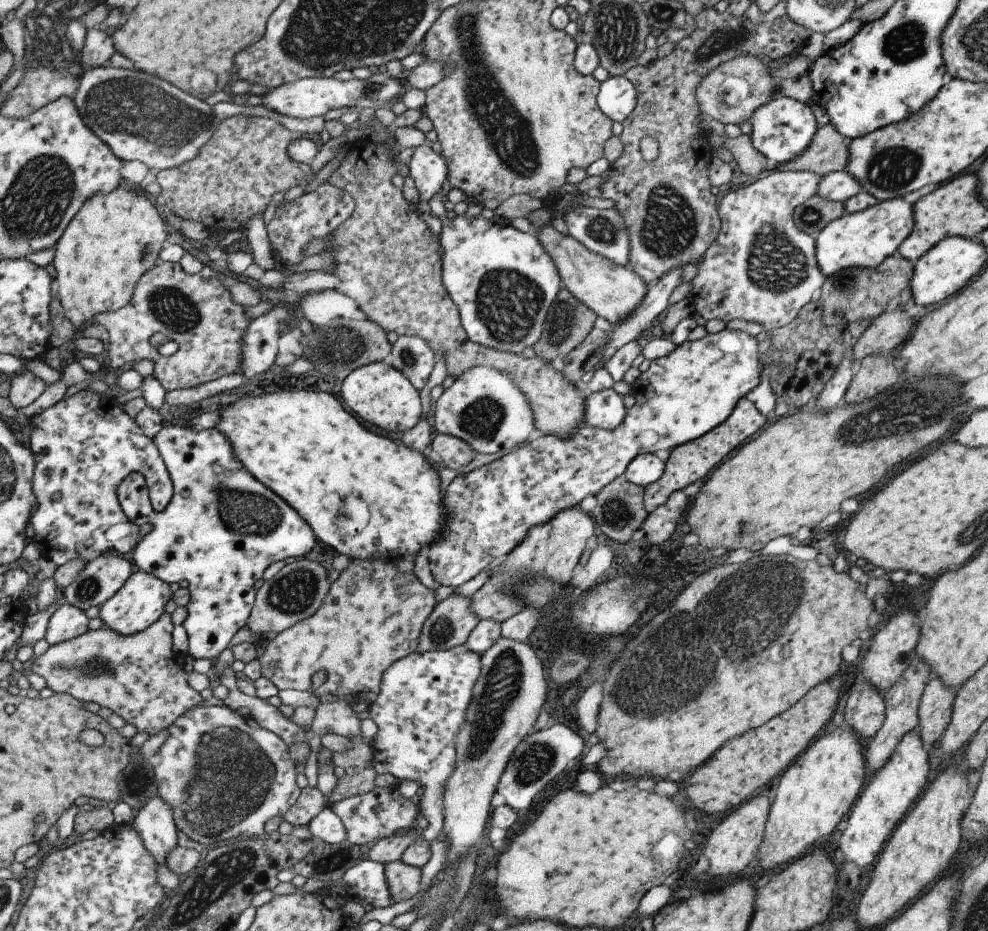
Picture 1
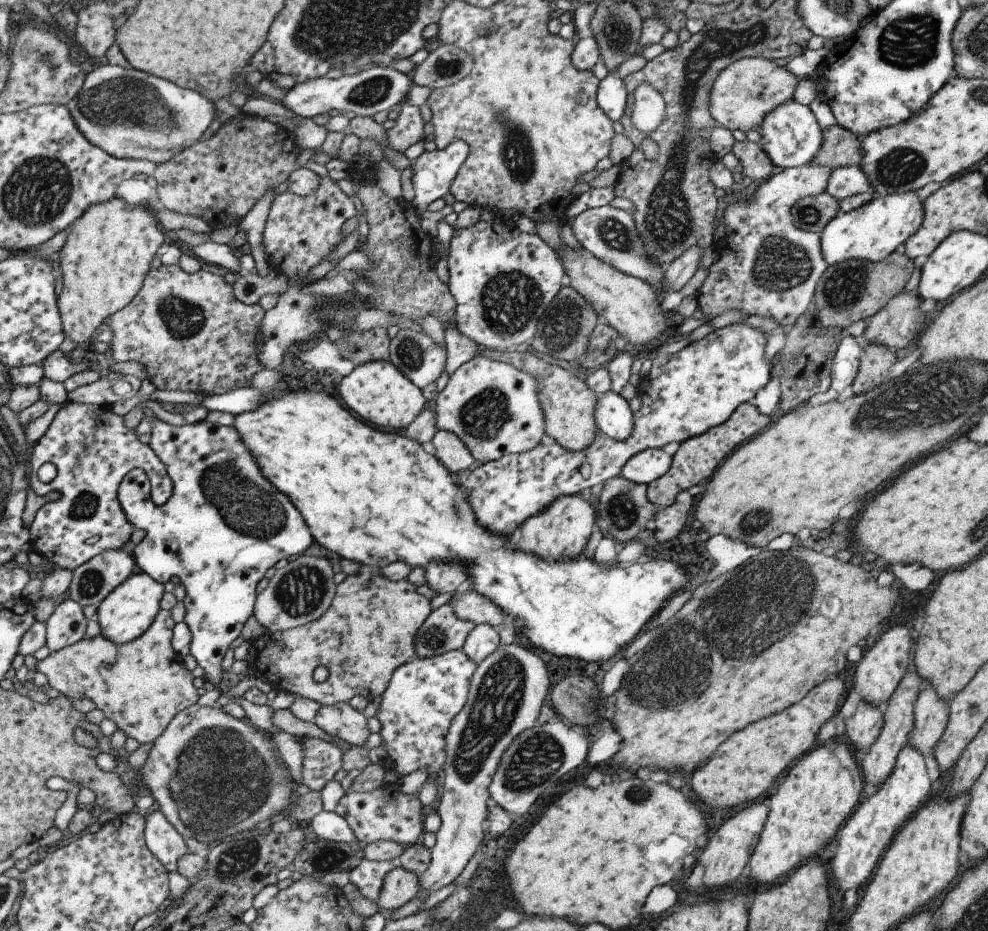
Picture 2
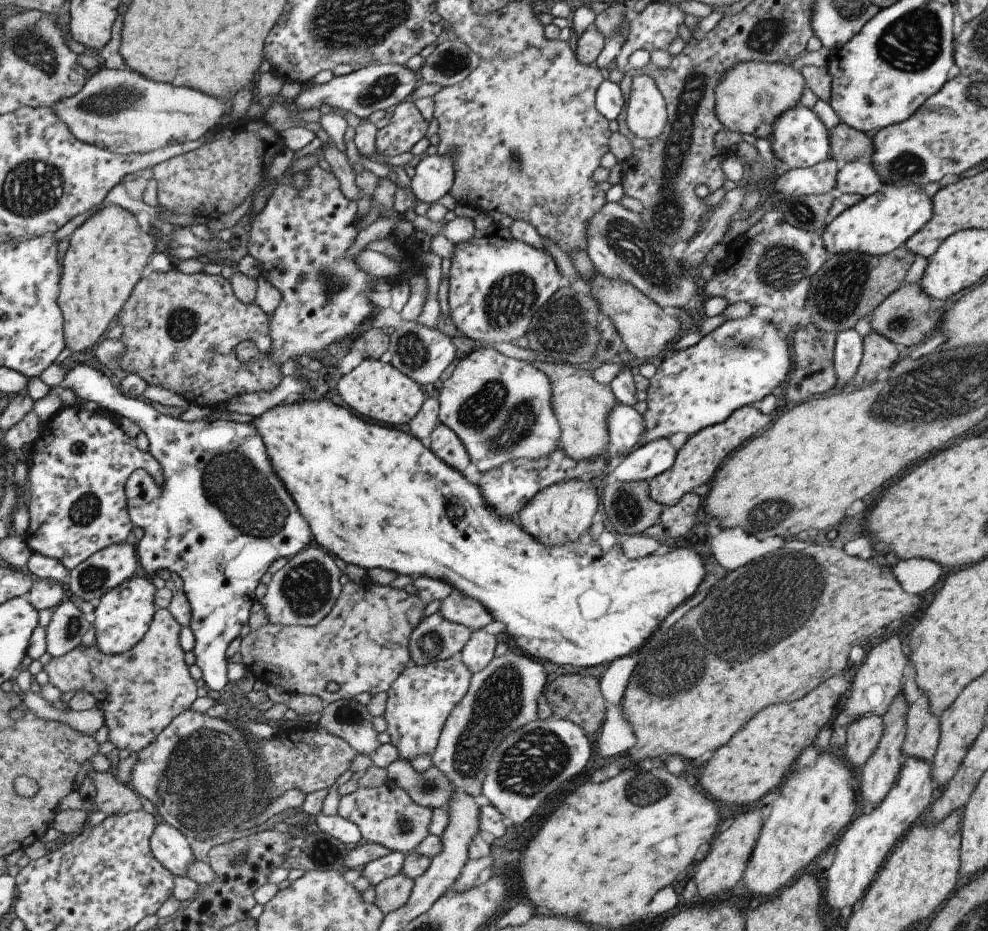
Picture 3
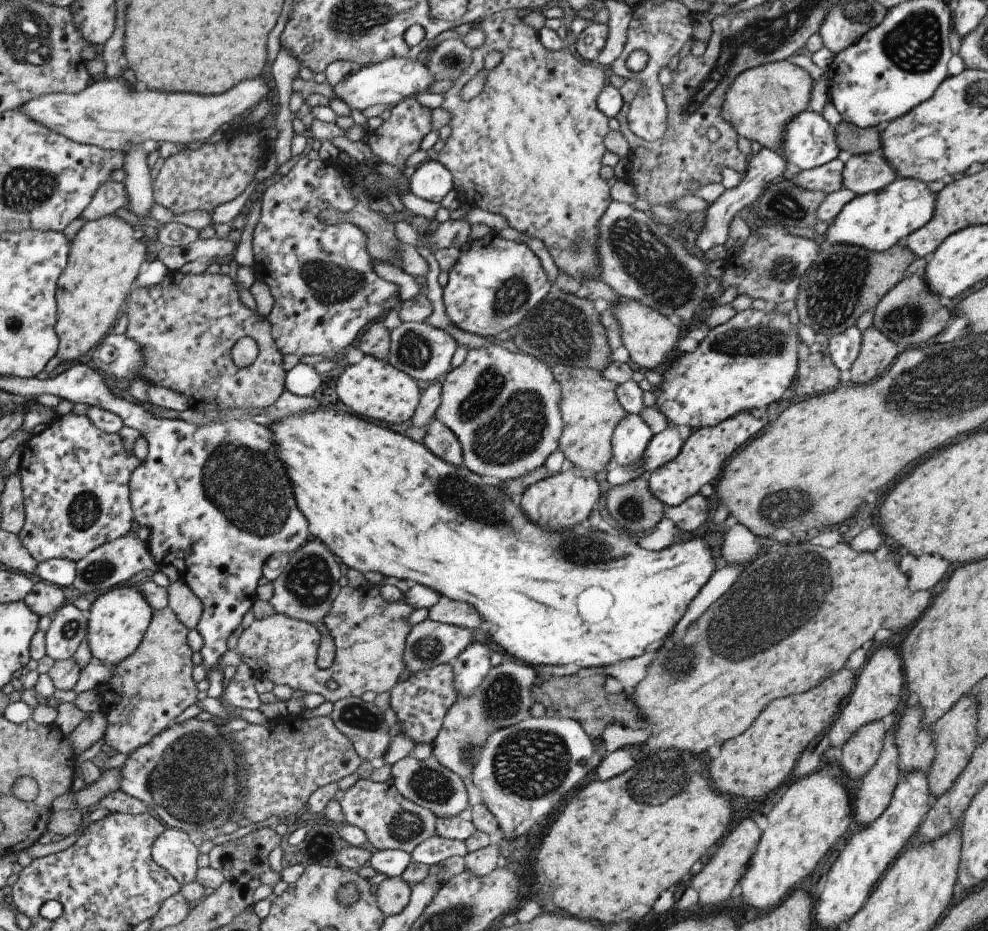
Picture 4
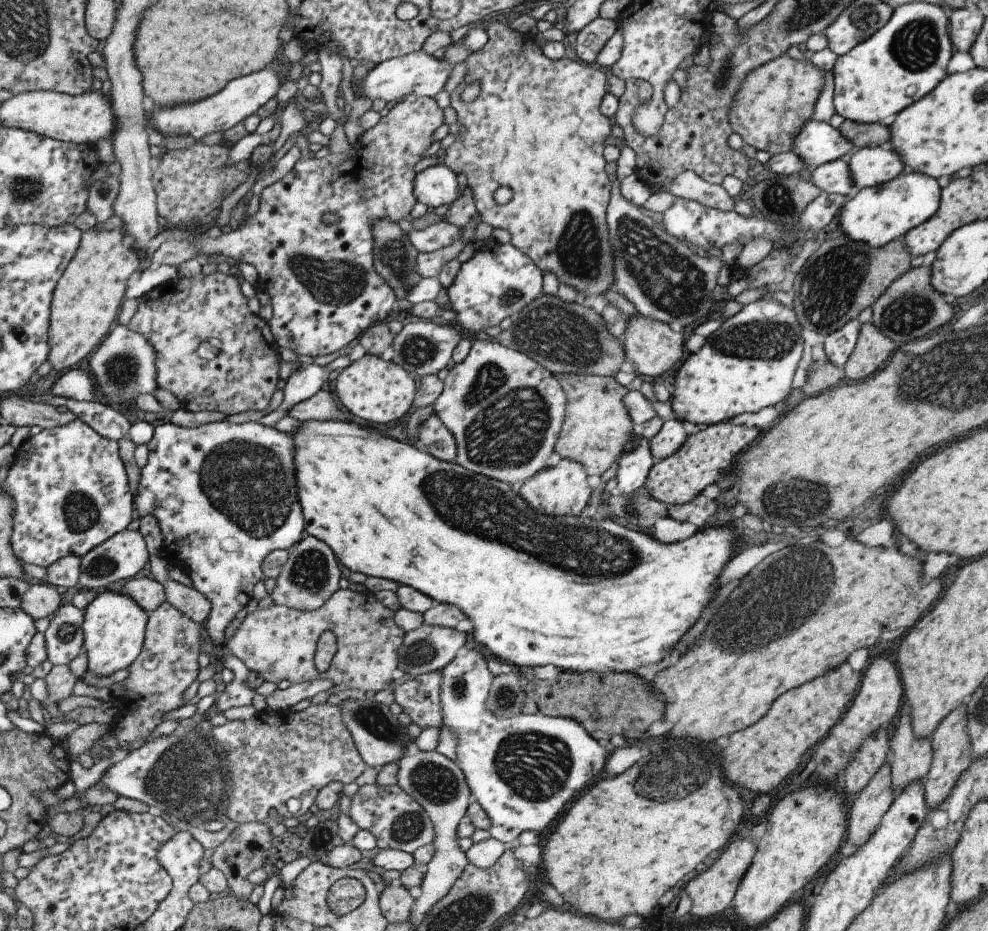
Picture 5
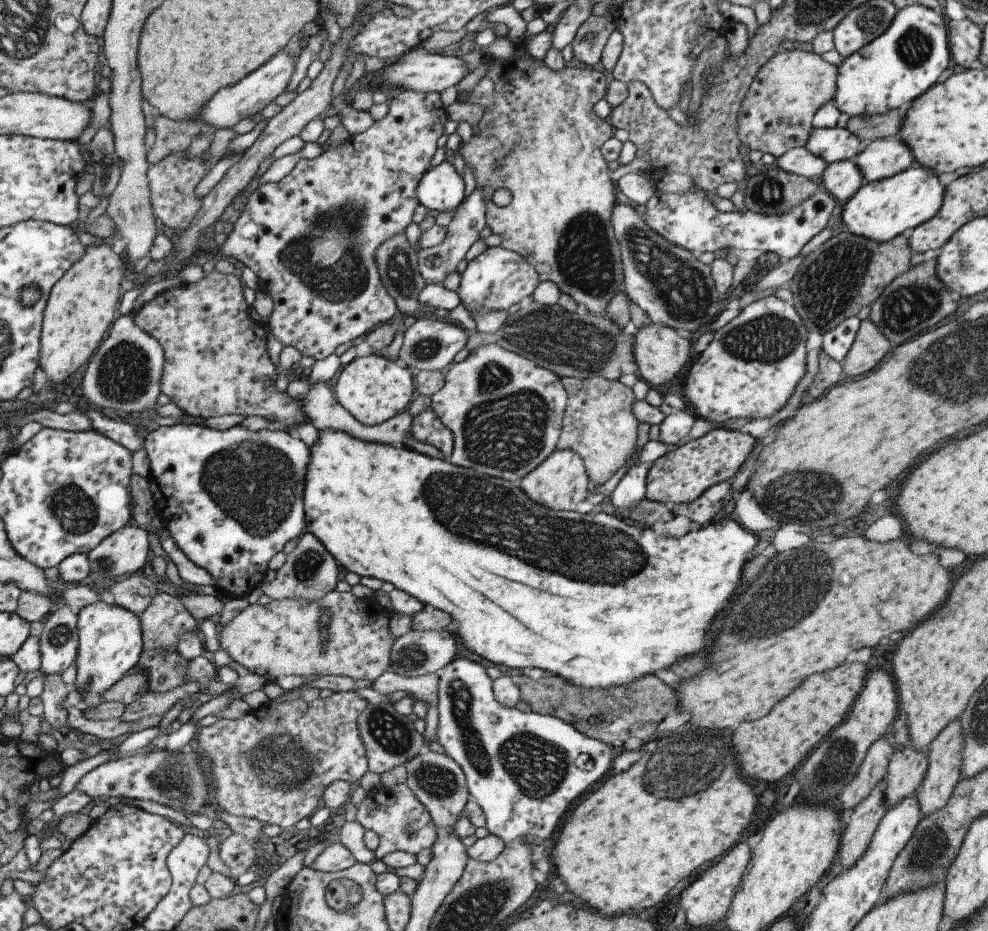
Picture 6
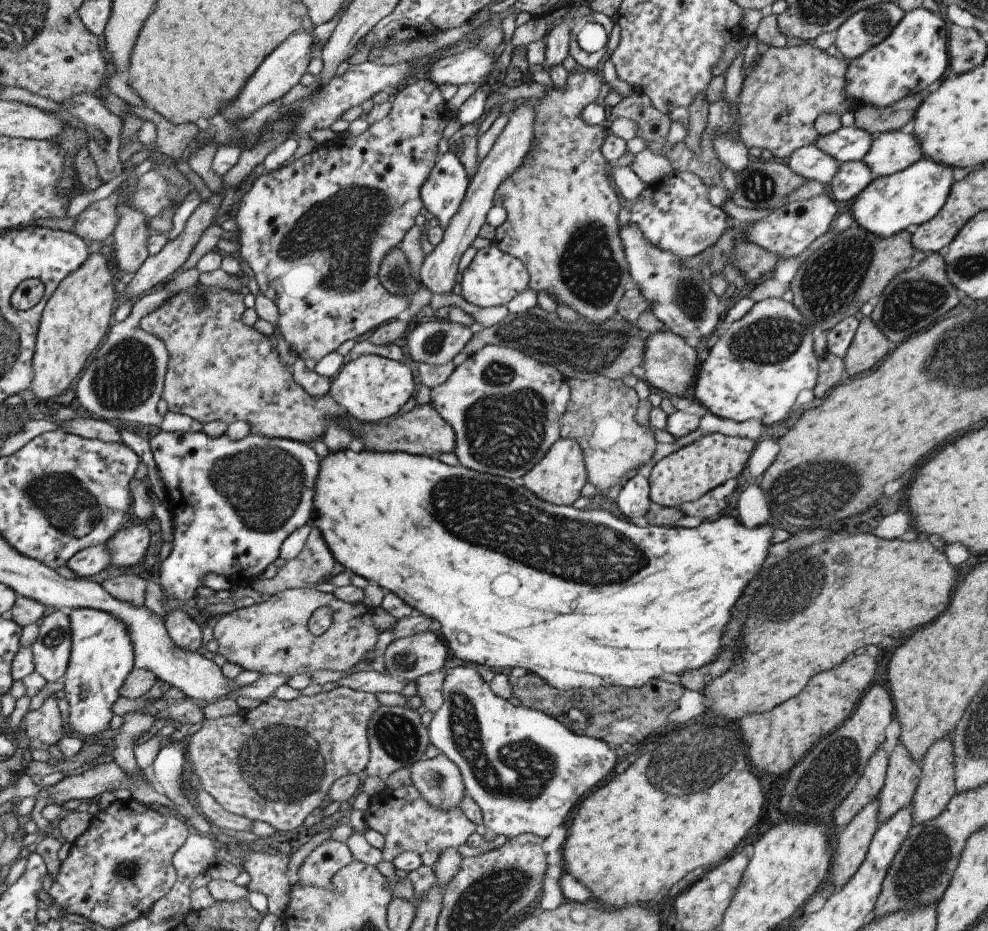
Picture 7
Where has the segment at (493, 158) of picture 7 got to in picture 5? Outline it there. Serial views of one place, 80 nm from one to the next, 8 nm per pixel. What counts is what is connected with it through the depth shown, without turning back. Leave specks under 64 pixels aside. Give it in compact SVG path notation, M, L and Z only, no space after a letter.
M469 223L462 228L461 238L453 244L432 253L417 253L414 256L414 267L420 277L437 277L446 260L456 257L461 247L473 241L473 228L479 223Z

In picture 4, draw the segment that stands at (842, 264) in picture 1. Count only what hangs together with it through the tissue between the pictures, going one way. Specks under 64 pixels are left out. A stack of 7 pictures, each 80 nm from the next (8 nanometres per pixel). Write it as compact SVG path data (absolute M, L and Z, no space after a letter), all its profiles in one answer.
M897 175L895 180L876 192L851 198L833 222L821 228L821 240L826 244L859 246L874 252L884 252L898 242L899 238L904 240L922 228L932 218L935 205L936 193L929 189L927 183Z

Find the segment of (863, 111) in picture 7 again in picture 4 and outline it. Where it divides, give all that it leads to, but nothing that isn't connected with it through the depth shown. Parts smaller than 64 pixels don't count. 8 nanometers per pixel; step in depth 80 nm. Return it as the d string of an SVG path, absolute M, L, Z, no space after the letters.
M841 121L834 127L835 142L839 151L849 154L868 154L880 151L879 135L881 128L859 128Z

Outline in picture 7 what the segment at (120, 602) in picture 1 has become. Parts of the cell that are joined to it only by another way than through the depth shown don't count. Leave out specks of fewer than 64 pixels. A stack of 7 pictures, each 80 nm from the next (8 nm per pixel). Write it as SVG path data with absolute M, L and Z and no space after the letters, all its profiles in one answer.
M72 609L73 648L68 671L64 676L69 702L69 722L66 734L97 736L109 728L113 720L113 704L119 700L120 690L135 668L136 654L130 628L125 621L110 612L94 609Z

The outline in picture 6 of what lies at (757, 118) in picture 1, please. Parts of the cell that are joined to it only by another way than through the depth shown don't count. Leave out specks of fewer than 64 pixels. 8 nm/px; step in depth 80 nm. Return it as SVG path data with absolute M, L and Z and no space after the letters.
M811 127L803 147L824 163L831 164L853 159L862 146L858 137L845 128Z

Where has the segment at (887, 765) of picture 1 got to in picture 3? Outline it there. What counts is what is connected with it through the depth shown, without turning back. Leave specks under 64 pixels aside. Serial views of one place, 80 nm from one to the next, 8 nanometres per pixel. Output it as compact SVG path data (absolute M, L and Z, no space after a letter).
M902 757L902 763L891 788L870 811L865 811L850 820L841 832L835 848L834 858L827 872L827 886L823 896L831 908L841 910L859 902L866 888L871 884L893 845L915 824L915 820L929 806L933 792L928 763L923 759Z

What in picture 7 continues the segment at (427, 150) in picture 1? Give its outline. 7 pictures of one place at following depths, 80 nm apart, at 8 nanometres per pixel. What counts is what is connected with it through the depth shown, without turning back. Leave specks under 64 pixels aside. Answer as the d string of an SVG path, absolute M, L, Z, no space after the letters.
M447 151L436 159L425 182L419 187L422 206L439 220L441 230L457 212L468 182L458 157Z

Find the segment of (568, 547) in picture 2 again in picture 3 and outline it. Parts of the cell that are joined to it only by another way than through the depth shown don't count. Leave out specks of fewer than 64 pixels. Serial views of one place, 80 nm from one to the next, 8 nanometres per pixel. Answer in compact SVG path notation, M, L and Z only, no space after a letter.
M589 481L555 482L543 490L537 490L537 494L527 504L521 506L516 520L525 534L535 538L543 546L561 546L561 544L571 544L579 540L579 536L589 529L597 518L597 506L599 506L599 500L595 487L590 485Z

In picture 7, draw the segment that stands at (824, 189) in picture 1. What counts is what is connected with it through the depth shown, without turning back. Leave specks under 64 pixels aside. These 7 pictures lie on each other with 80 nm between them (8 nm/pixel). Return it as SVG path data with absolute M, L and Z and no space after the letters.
M909 127L878 134L859 161L871 172L872 179L884 177L923 158L918 144Z

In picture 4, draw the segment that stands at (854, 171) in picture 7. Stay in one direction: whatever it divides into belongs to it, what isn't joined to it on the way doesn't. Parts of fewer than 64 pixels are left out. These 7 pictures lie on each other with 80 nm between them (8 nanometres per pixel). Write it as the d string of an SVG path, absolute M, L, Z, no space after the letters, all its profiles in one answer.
M834 159L813 169L792 170L786 176L793 186L797 186L801 190L820 191L827 195L842 188L843 168L843 162Z

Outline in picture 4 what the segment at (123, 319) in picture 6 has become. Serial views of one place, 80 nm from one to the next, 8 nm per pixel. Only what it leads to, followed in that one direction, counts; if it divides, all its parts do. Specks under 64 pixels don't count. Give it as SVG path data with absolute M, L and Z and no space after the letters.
M126 333L124 334L109 334L107 339L99 346L92 355L92 360L99 372L105 374L109 378L117 378L120 380L127 380L130 384L132 380L143 380L148 382L147 378L143 378L143 364L145 364L145 356L141 352L141 344L129 338Z

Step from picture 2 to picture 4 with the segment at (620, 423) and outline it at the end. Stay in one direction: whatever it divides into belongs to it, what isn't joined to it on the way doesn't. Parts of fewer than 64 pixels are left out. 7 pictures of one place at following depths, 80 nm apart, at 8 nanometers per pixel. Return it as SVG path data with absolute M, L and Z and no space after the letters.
M627 414L612 432L612 456L617 466L637 466L653 434L639 416Z

